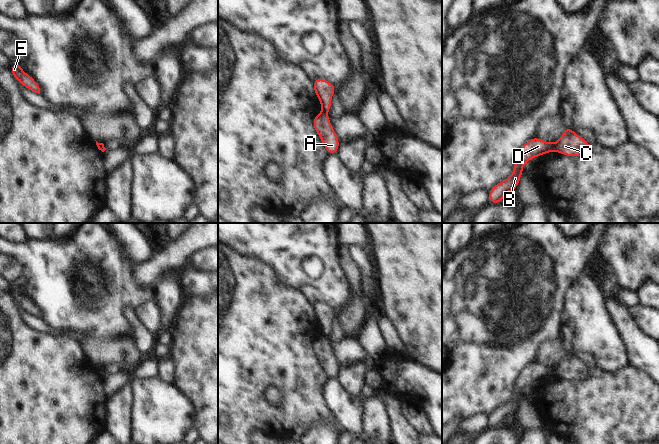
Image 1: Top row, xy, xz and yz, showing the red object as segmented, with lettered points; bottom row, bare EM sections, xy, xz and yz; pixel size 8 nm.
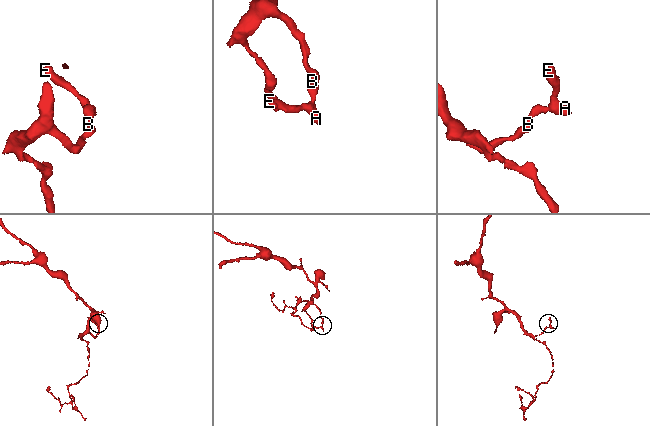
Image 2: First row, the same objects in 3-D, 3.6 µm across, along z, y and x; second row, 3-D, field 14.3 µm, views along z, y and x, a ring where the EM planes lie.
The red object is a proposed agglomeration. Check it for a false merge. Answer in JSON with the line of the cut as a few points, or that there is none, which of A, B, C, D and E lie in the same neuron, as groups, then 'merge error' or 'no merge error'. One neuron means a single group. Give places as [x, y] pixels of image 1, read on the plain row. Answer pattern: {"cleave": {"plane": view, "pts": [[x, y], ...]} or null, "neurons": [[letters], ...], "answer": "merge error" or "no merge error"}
{"cleave": {"plane": "yz", "pts": [[554, 367], [555, 373]]}, "neurons": [["A", "C", "E"], ["B", "D"]], "answer": "merge error"}

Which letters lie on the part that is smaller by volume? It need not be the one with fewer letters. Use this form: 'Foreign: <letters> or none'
Foreign: A, C, E

